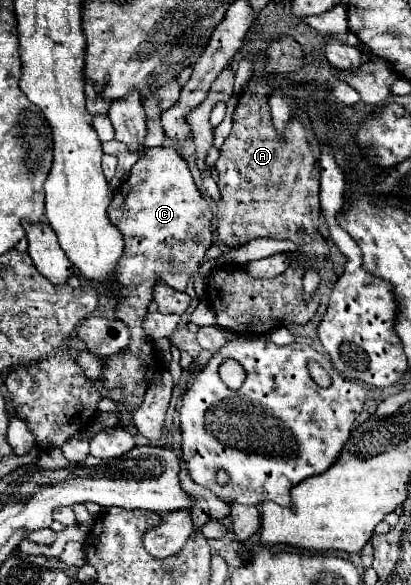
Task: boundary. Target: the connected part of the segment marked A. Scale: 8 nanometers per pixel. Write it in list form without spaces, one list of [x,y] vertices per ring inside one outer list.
[[[281,37],[269,43],[265,49],[267,53],[267,63],[263,69],[263,75],[253,77],[247,87],[239,93],[239,103],[233,113],[233,129],[231,135],[225,139],[221,147],[221,157],[215,163],[217,169],[217,187],[221,193],[221,201],[217,207],[217,219],[219,219],[219,239],[229,245],[229,247],[239,247],[249,243],[251,239],[259,237],[271,237],[271,239],[291,239],[293,243],[299,245],[299,253],[307,257],[317,257],[323,259],[329,255],[329,245],[319,233],[319,217],[321,217],[321,207],[319,207],[319,175],[313,175],[319,165],[319,155],[321,155],[321,145],[317,143],[317,135],[313,133],[311,127],[311,117],[305,111],[299,111],[289,123],[283,133],[279,133],[273,127],[271,121],[271,111],[269,111],[269,95],[273,85],[267,83],[267,77],[271,75],[293,75],[299,73],[303,67],[303,53],[301,47],[295,39],[291,37]]]

